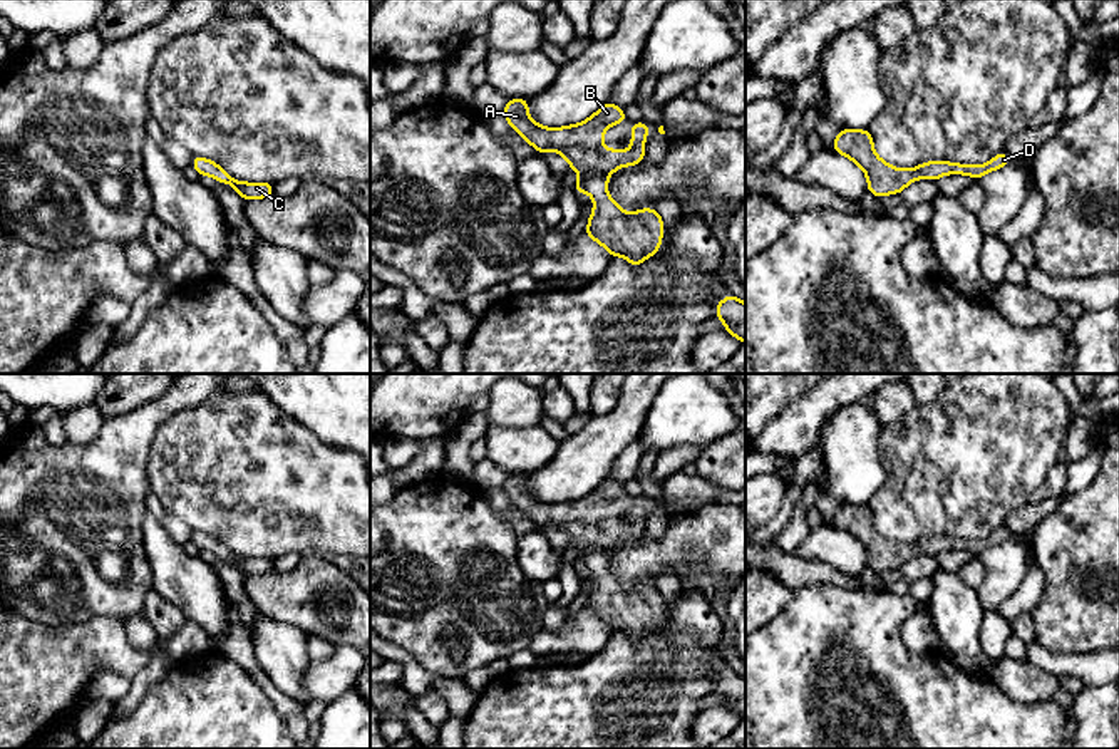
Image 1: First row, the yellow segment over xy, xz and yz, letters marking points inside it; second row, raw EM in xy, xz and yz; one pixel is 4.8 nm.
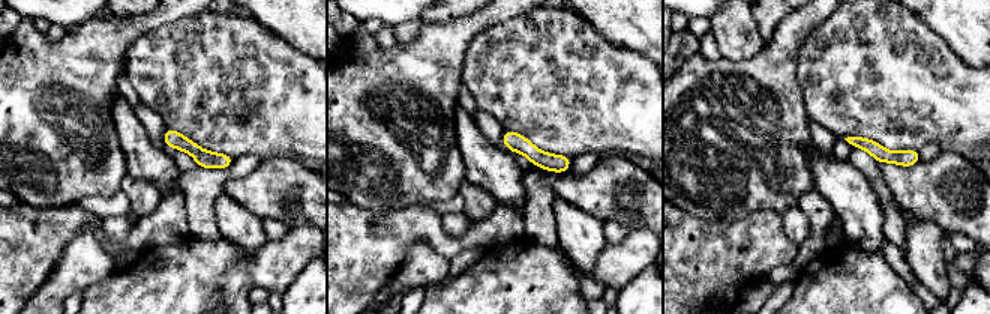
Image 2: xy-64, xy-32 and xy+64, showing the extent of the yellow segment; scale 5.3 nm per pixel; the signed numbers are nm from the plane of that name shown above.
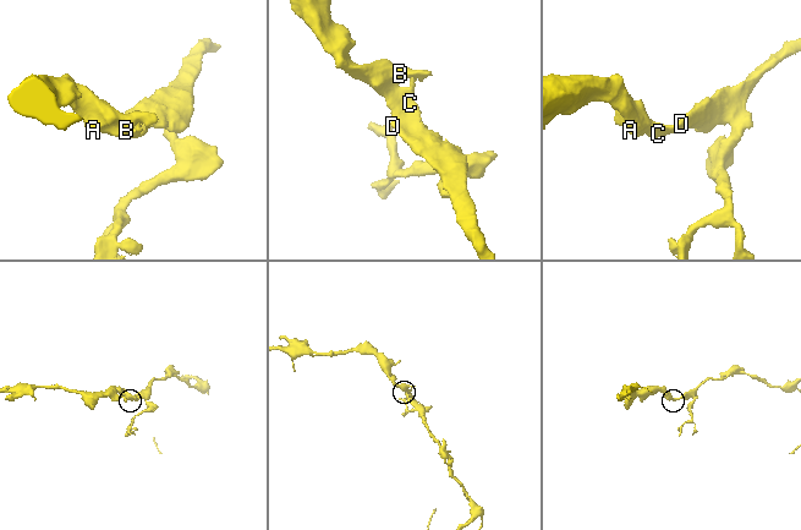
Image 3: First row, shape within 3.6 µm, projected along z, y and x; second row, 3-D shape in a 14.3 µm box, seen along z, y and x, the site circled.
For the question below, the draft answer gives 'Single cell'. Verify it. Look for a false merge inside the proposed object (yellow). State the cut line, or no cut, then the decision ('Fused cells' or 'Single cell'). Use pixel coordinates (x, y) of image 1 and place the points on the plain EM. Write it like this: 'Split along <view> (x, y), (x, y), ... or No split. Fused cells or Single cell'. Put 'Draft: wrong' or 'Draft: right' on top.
Draft: right
No split. Single cell

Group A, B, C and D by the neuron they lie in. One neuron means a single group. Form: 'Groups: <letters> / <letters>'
Groups: A B C D

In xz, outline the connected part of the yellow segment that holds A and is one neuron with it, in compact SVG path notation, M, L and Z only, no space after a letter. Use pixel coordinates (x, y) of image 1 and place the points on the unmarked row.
M509 474L503 489L538 529L556 526L566 533L570 545L581 550L573 561L575 568L595 573L585 608L608 625L611 633L623 632L632 642L658 628L663 613L663 595L658 586L645 581L637 588L625 588L606 568L608 551L613 546L621 541L637 541L645 533L648 499L642 496L632 499L630 526L603 524L603 506L627 496L623 483L606 476L586 496L549 504L529 493L528 481L528 474Z

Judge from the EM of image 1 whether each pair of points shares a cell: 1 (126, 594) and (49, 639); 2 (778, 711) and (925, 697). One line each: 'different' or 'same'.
1: different
2: same

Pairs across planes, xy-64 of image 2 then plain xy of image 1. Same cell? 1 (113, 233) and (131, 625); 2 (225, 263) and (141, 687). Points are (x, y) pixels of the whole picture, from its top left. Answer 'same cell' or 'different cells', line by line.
1: same cell
2: different cells

